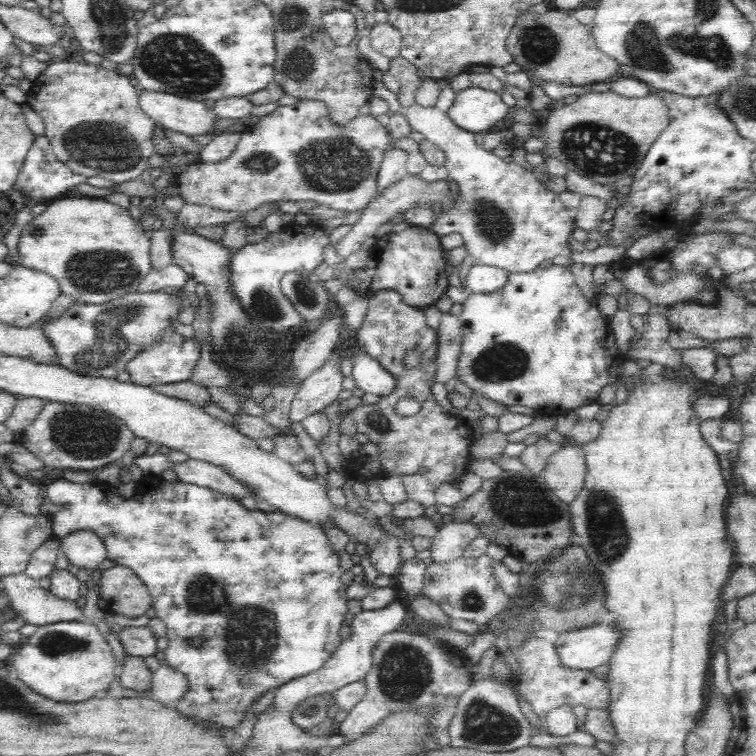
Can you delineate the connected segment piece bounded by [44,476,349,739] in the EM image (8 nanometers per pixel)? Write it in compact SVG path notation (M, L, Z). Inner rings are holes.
M59 476L54 477L54 480L47 486L44 487L46 490L47 496L50 499L50 502L56 506L60 506L60 512L54 514L54 516L50 516L50 520L52 522L52 530L53 536L55 538L61 539L69 534L72 534L76 531L82 530L89 530L90 532L94 532L100 537L100 540L104 543L106 552L107 552L107 559L111 560L115 563L115 565L124 566L134 572L134 575L140 579L140 581L146 586L149 595L152 597L151 606L154 607L156 611L156 617L158 617L166 627L166 634L169 640L167 648L164 650L164 658L165 660L162 661L163 664L166 666L170 666L175 668L178 672L181 672L186 676L188 679L188 690L184 693L184 696L180 698L178 701L177 707L175 708L178 713L182 713L182 715L186 717L190 717L192 719L196 719L198 723L205 724L216 724L218 728L221 728L225 732L226 739L229 739L231 735L234 734L234 730L238 728L238 724L244 720L244 717L247 716L247 713L251 710L252 704L254 704L262 694L269 692L270 690L276 690L282 684L286 684L291 680L302 678L302 675L310 674L310 672L314 672L314 670L318 670L318 668L322 668L326 661L338 650L338 646L340 646L342 640L339 636L339 632L341 631L341 626L344 622L344 616L346 616L346 612L348 612L346 604L348 604L348 598L346 597L346 589L344 585L341 584L341 577L344 572L343 569L340 567L340 559L338 557L338 553L334 550L334 547L330 544L328 537L326 537L326 533L324 533L324 529L320 526L312 526L310 523L303 521L302 519L297 519L294 517L290 517L285 515L284 513L280 513L275 511L273 513L265 513L260 510L253 510L250 511L241 504L239 504L237 499L228 498L223 496L222 494L213 492L209 488L203 488L202 486L197 485L188 485L184 482L170 482L166 481L162 484L162 486L158 486L158 488L151 487L147 488L145 494L142 494L140 498L136 498L135 496L130 498L121 498L118 494L117 490L113 487L110 487L109 484L105 483L97 483L91 482L87 484L76 484L76 482L69 482ZM192 638L200 638L200 646L194 646L194 644L190 644L190 640Z

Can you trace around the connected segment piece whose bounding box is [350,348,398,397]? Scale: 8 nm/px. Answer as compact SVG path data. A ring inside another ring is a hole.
M359 348L350 358L353 360L351 374L360 390L380 397L388 396L396 390L398 386L396 378L371 355L366 354L366 351Z

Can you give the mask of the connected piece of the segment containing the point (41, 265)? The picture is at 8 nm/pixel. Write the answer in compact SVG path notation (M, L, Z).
M76 194L65 195L48 202L46 210L23 228L17 247L22 266L53 276L60 285L61 294L86 304L104 304L109 300L121 298L126 293L138 292L138 286L152 270L150 248L148 229L134 220L128 209L110 203L105 198Z

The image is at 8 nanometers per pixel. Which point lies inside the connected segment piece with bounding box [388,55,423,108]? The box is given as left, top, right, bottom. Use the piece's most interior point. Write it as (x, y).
(405, 72)

